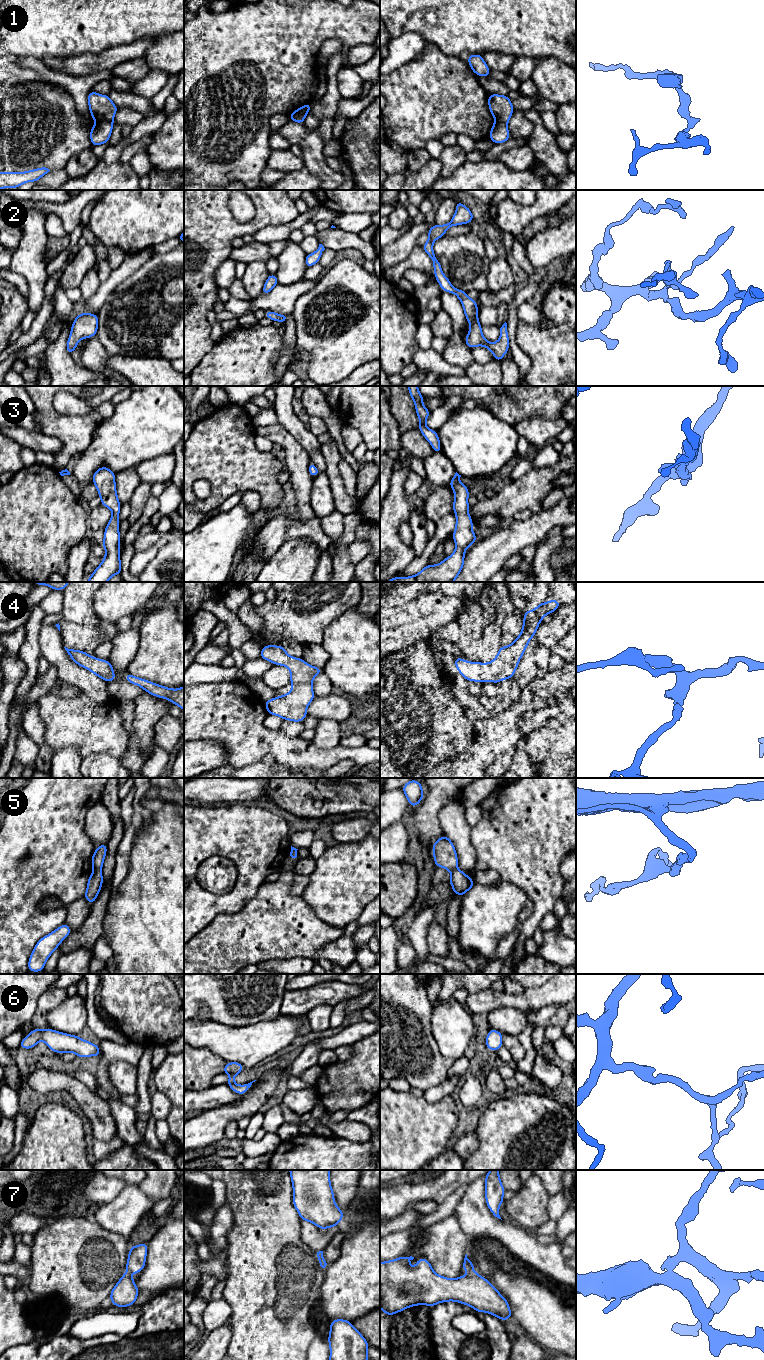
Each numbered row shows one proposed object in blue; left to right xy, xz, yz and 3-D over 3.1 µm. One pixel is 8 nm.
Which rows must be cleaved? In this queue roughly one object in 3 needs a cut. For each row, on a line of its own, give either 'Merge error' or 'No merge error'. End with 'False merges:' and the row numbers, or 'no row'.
1: Merge error
2: No merge error
3: No merge error
4: No merge error
5: Merge error
6: No merge error
7: No merge error
False merges: 1, 5

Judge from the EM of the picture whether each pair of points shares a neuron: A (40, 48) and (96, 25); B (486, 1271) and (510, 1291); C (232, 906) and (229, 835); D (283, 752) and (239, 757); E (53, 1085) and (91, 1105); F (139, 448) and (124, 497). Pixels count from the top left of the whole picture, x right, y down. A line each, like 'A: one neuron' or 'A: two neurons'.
A: one neuron
B: two neurons
C: one neuron
D: one neuron
E: one neuron
F: two neurons

